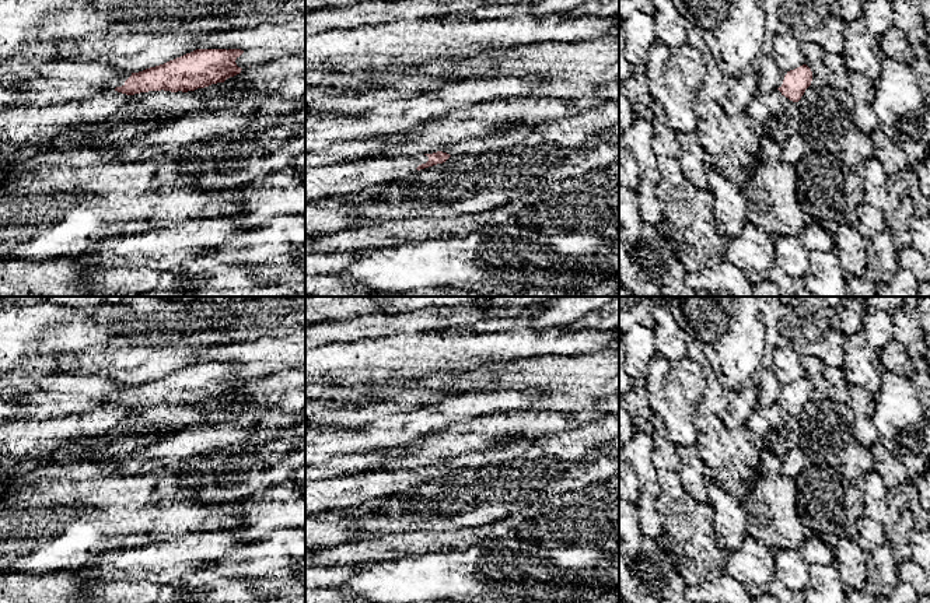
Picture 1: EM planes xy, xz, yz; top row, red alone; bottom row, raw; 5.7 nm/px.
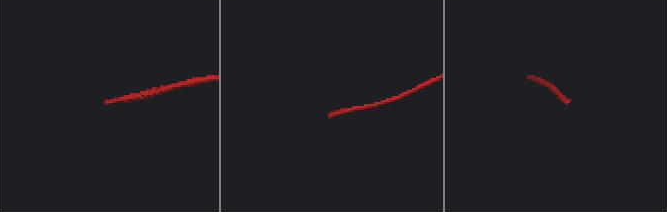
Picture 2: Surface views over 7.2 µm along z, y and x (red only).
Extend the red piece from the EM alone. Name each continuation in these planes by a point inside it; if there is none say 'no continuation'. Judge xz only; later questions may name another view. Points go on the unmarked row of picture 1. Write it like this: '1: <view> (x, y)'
1: xz (350, 490)

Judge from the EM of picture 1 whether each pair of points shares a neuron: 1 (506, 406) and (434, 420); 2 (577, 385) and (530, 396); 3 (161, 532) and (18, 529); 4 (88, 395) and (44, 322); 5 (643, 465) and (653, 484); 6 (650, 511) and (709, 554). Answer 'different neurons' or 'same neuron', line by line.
1: same neuron
2: different neurons
3: same neuron
4: different neurons
5: same neuron
6: different neurons

